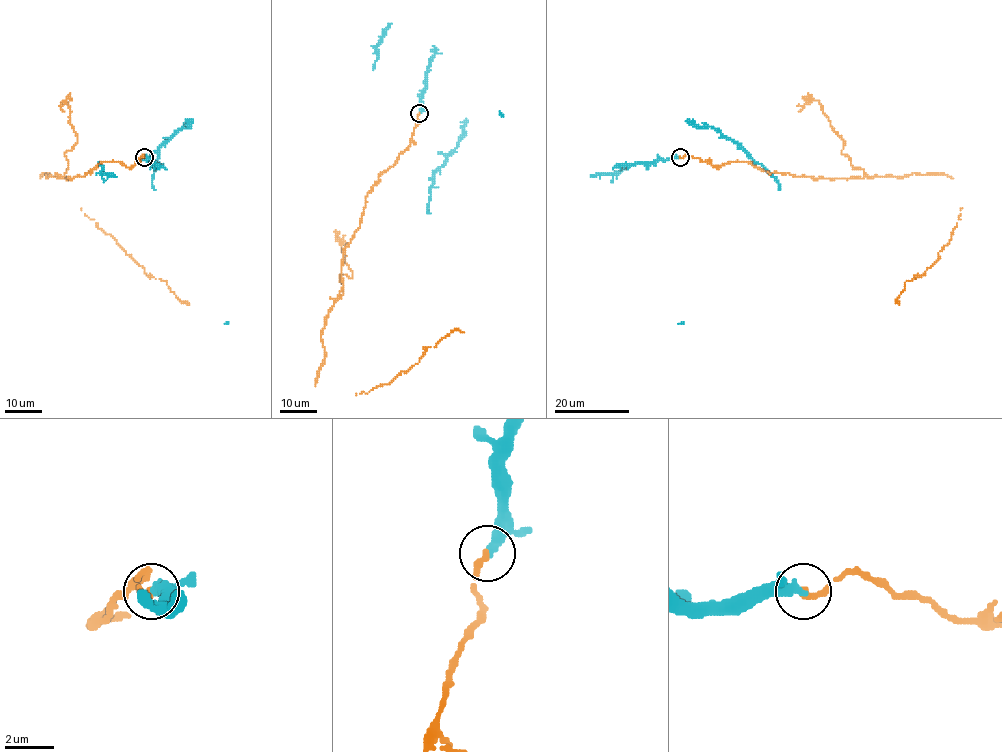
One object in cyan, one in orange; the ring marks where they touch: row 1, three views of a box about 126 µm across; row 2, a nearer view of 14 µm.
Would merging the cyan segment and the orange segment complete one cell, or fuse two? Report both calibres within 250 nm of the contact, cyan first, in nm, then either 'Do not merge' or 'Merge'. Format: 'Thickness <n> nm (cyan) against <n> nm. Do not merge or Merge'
Thickness 400 nm (cyan) against 360 nm. Do not merge

